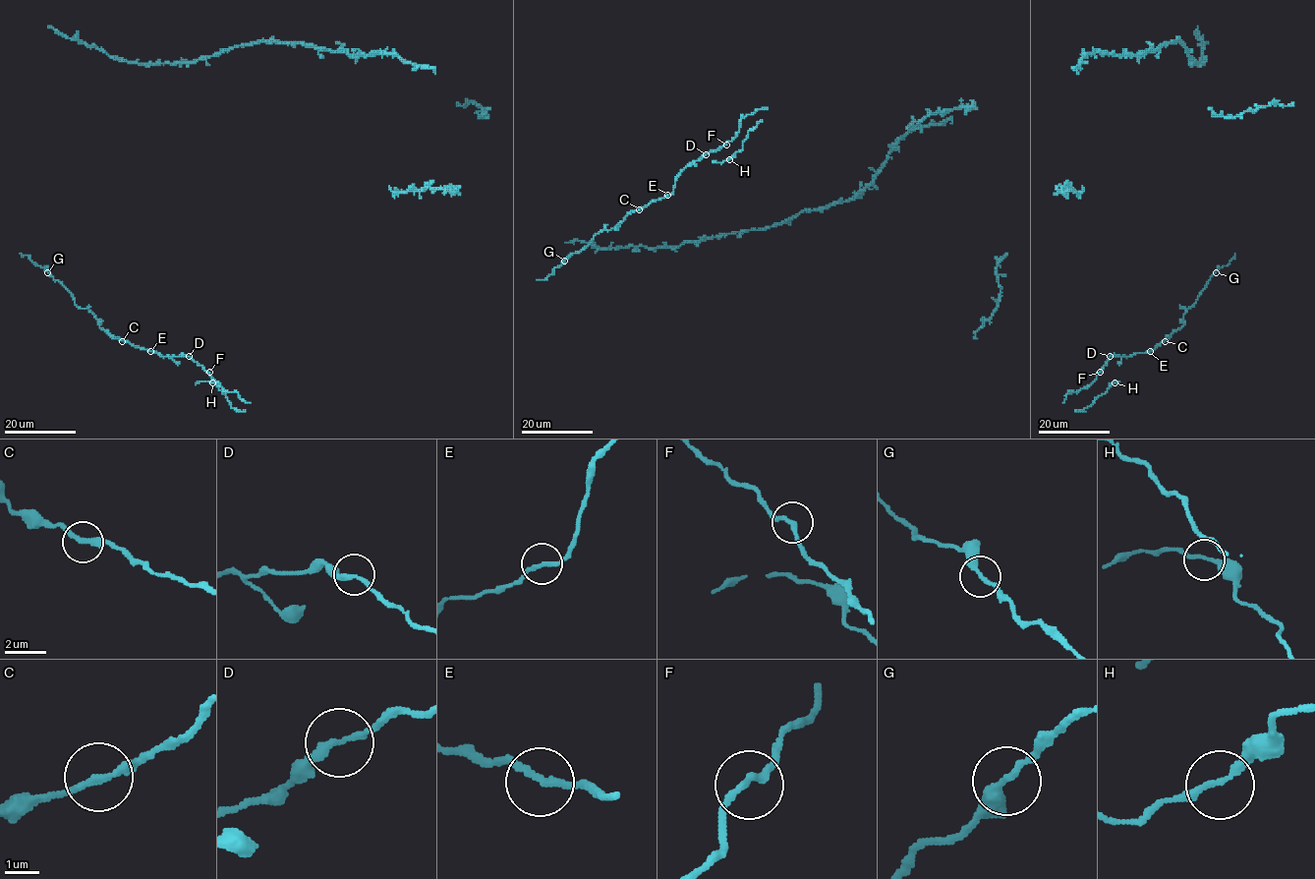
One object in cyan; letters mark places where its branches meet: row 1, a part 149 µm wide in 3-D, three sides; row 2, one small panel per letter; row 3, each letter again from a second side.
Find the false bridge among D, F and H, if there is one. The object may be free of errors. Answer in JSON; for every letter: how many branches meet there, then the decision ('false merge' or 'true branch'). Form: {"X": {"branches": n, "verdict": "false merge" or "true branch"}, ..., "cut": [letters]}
{"D": {"branches": 2, "verdict": "false merge"}, "F": {"branches": 2, "verdict": "true branch"}, "H": {"branches": 2, "verdict": "true branch"}, "cut": ["D"]}

